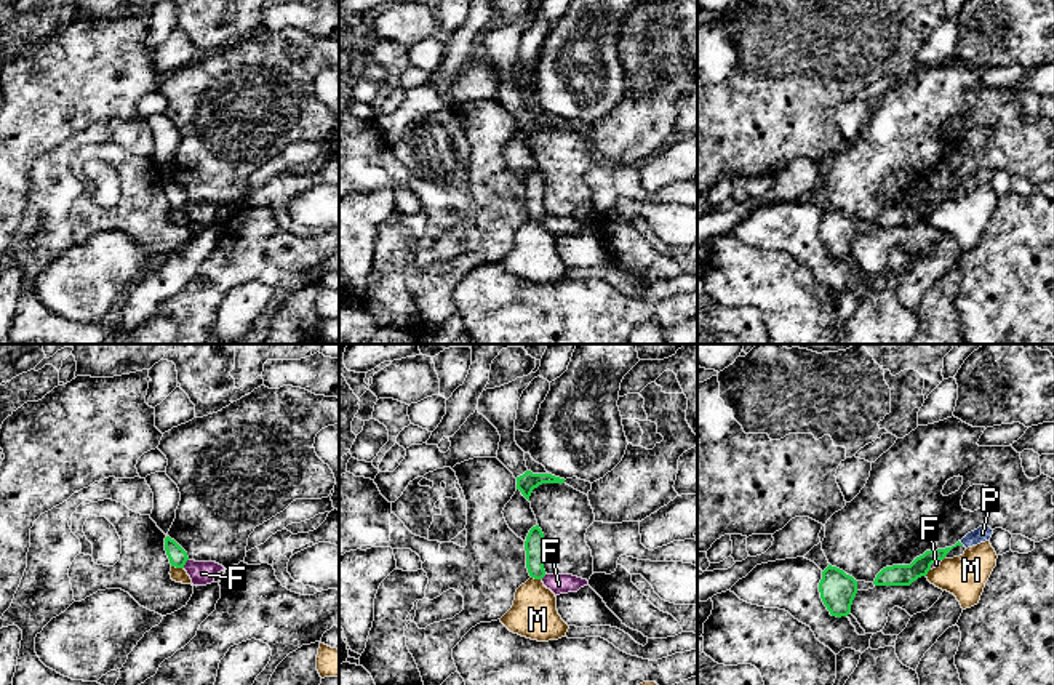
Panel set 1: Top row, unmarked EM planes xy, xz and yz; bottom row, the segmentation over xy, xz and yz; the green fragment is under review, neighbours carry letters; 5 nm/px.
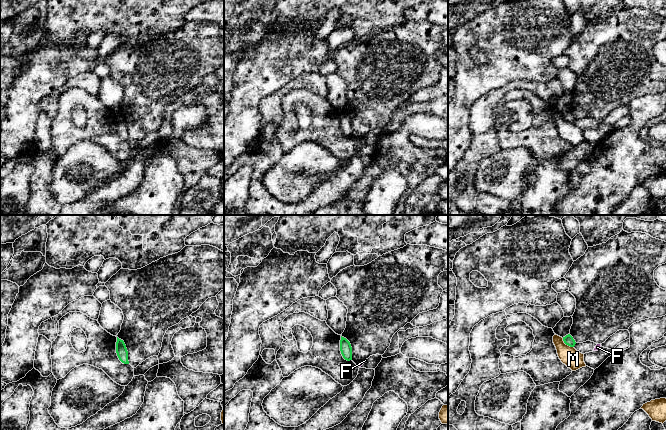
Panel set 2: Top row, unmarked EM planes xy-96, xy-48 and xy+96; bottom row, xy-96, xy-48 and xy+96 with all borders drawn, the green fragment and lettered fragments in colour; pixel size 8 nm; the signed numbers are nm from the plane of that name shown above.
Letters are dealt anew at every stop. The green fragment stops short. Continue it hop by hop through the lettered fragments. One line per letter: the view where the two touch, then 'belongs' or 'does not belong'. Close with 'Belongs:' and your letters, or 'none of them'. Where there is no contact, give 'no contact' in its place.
F: contact in xy; does not belong
M: contact in xy; does not belong
P: contact in yz; belongs
Belongs: P

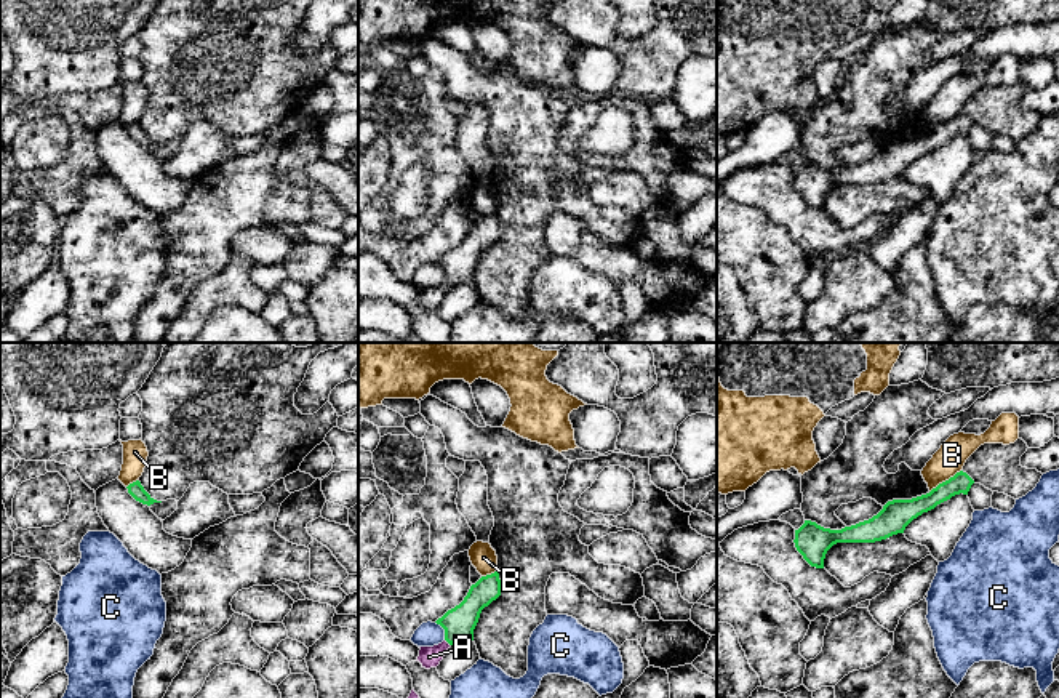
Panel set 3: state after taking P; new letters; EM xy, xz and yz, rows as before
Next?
A: contact in xz; belongs
B: contact in yz; does not belong
C: contact in xz; does not belong
Belongs: A

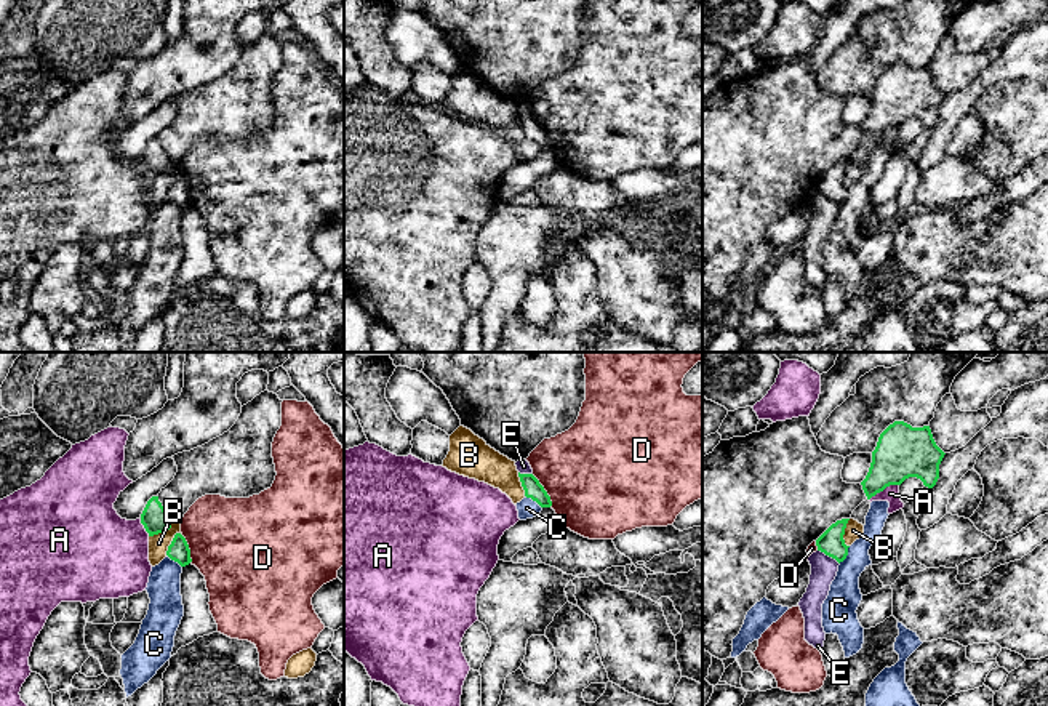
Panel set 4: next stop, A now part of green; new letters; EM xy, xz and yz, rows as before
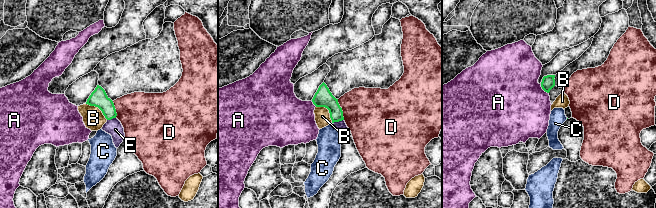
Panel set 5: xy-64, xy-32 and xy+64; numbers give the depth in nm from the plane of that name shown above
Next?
A: contact in yz; does not belong
B: contact in yz; does not belong
C: contact in yz; does not belong
D: contact in xz; does not belong
E: contact in yz; does not belong
Belongs: none of them

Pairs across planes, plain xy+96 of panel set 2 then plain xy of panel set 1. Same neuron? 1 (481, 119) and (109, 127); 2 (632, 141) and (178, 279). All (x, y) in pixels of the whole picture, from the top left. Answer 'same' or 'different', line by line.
1: same
2: different

